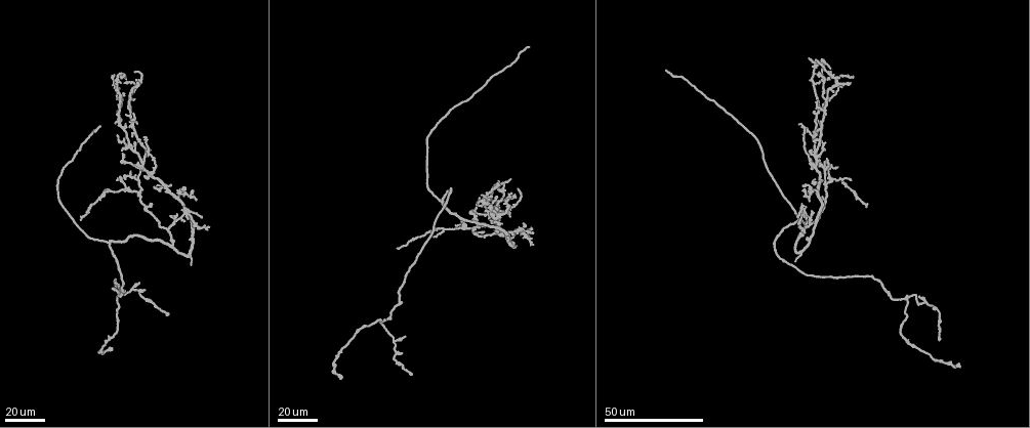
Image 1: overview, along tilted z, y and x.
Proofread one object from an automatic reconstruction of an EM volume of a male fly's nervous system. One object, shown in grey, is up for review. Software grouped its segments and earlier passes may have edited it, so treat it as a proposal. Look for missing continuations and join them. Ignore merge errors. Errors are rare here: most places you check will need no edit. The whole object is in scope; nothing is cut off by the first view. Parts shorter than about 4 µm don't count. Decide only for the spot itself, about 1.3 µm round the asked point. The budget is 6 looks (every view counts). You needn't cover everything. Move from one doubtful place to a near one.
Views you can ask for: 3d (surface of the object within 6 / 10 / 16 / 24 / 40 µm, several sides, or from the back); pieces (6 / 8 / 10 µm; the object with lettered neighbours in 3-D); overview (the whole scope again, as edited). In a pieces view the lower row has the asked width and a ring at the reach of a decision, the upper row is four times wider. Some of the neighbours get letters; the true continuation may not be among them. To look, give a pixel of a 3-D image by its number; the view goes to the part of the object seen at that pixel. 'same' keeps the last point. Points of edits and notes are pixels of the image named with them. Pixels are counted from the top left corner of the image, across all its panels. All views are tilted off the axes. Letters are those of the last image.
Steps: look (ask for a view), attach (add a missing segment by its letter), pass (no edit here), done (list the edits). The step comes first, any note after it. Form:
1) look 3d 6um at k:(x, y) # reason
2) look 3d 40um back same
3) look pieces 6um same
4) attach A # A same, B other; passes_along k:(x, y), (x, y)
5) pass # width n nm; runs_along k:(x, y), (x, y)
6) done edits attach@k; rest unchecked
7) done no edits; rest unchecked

look 3d 40um at 1:(667, 70) # tapers out

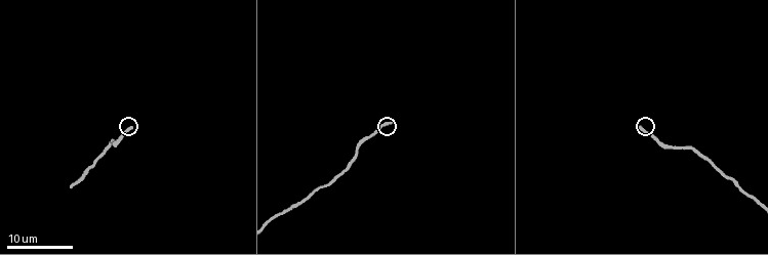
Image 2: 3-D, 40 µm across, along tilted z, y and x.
look pieces 6um at 2:(389, 121)

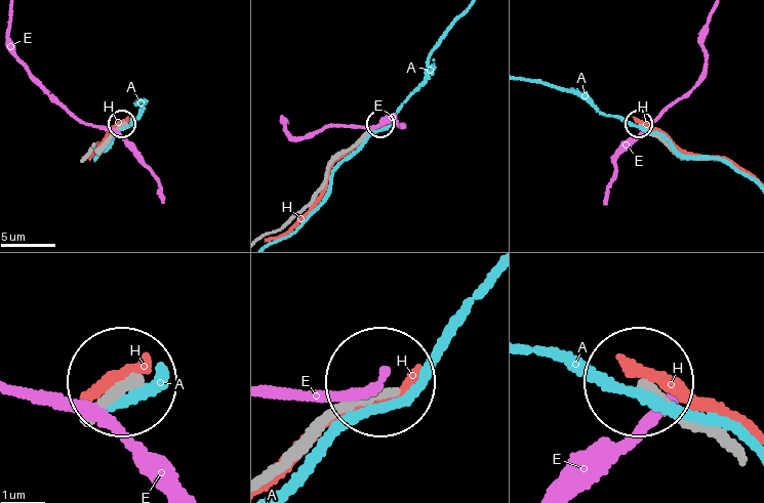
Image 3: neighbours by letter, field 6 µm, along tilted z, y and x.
pass # A other, E other, H other; runs_along 3:(719, 437), (649, 386); none of them fits

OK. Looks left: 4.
look 3d 40um at 1:(492, 197)

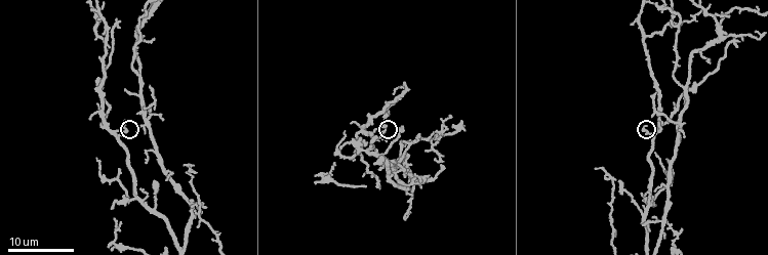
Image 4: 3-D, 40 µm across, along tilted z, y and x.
look pieces 10um at 4:(644, 125)

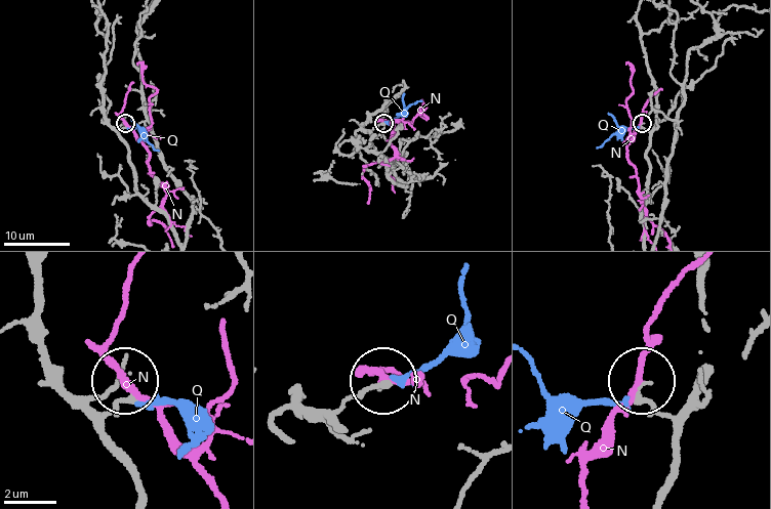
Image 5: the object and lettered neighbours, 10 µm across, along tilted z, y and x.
pass # N other, Q other; runs_along 5:(660, 488), (675, 450), (672, 427), (646, 399), (642, 384); no lettered segment goes on from it

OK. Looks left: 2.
look 3d 40um at 1:(533, 243) # long arm stops here

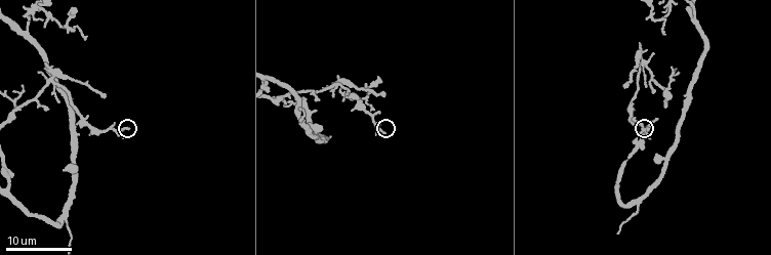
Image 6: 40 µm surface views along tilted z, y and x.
look pieces 6um at 6:(648, 128) # see the neighbours

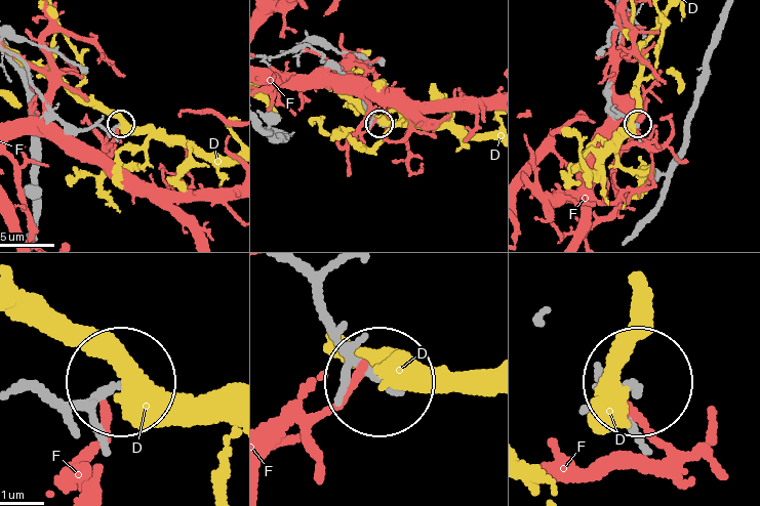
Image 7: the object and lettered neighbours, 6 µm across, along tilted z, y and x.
pass # width 170 nm; D other, F other; runs_along 7:(301, 278), (345, 351), (378, 378); none of them fits

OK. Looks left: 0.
done no edits; rest unchecked

